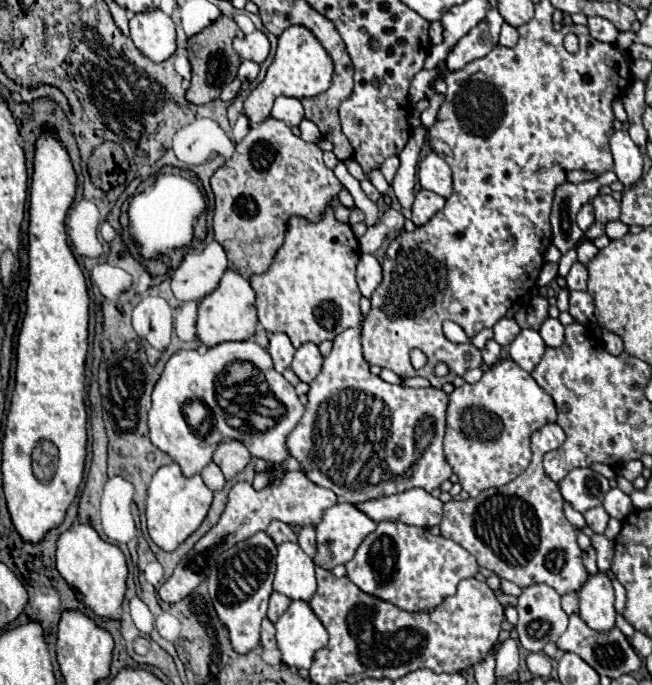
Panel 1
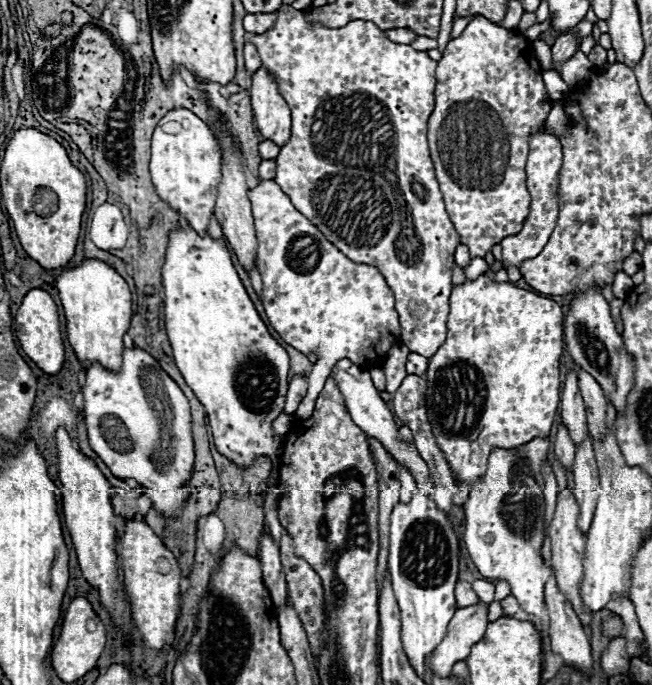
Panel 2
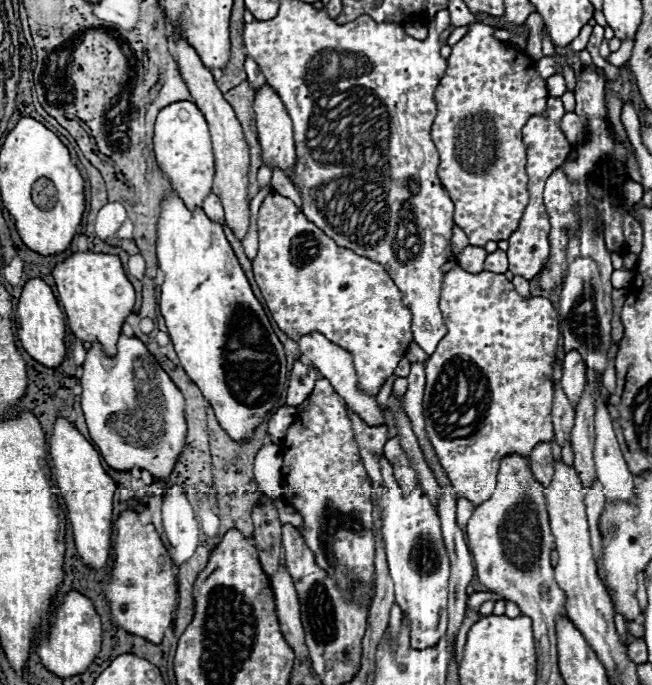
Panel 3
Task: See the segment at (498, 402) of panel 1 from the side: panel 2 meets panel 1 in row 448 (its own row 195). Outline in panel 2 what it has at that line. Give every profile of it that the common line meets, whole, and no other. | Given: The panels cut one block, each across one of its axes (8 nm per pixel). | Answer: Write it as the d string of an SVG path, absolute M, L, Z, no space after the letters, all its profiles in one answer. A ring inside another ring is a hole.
M474 18L472 24L458 38L452 38L448 42L436 68L436 80L436 108L428 120L428 142L436 166L436 178L440 182L450 220L460 234L460 242L470 248L472 258L484 258L494 244L502 242L502 238L518 234L522 230L526 214L530 212L530 192L526 188L524 172L528 158L528 136L546 122L550 112L550 98L544 88L540 62L534 56L530 40L486 18ZM444 84L464 84L452 86L460 90L446 90L464 94L444 94L444 88L450 88Z

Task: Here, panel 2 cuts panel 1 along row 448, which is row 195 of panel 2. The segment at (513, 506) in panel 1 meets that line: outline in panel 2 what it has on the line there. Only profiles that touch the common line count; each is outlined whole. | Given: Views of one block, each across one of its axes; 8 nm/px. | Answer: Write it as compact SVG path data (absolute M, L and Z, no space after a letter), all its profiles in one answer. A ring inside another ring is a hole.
M534 132L528 138L530 142L530 154L528 154L528 164L526 164L526 172L528 172L528 190L532 194L532 206L530 206L530 214L524 220L524 228L510 236L504 238L502 244L502 258L504 264L508 266L520 266L526 260L536 258L542 248L546 246L552 230L554 230L554 222L558 218L558 202L556 202L556 180L558 180L558 170L562 166L562 144L554 134L548 132Z

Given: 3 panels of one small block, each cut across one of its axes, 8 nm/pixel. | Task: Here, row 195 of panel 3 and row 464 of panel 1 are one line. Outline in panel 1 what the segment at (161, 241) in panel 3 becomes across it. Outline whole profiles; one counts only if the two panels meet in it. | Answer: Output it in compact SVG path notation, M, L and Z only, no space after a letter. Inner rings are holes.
M178 464L162 466L154 474L146 496L146 520L152 542L166 552L176 550L194 530L198 530L198 526L208 514L210 504L212 504L212 490L206 488L200 476L184 478Z

